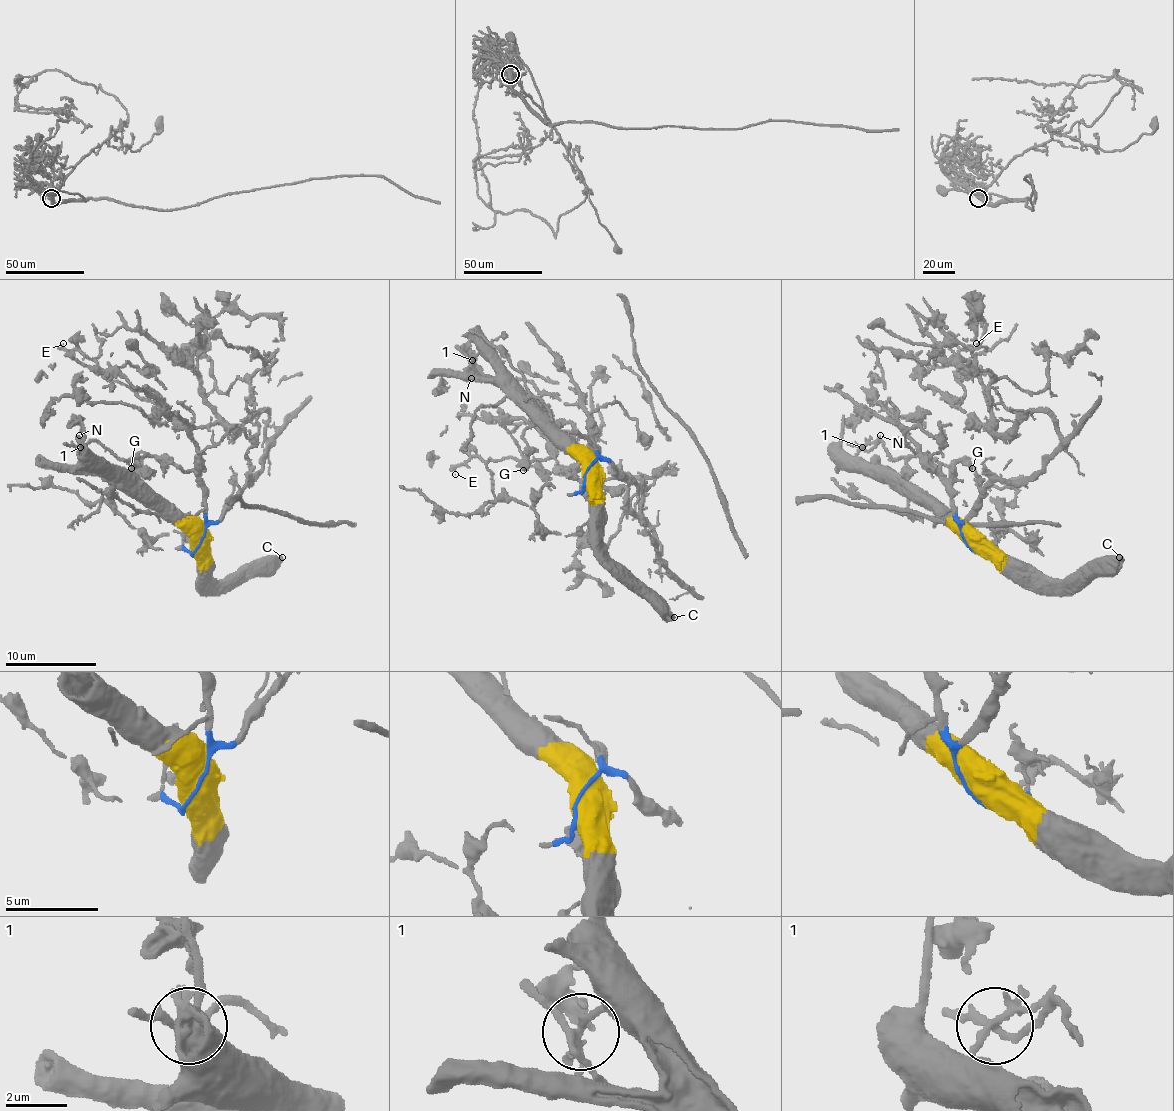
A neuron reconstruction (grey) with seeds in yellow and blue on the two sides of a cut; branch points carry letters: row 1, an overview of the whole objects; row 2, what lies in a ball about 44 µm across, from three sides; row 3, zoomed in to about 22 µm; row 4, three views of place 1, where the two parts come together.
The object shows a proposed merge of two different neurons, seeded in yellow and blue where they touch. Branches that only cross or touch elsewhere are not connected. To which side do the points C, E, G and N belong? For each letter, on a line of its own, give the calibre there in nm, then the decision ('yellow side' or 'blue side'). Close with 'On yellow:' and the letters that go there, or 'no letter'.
C: calibre 550 nm; yellow side
E: calibre 240 nm; blue side
G: calibre 550 nm; blue side
N: calibre 190 nm; yellow side
On yellow: C, N

